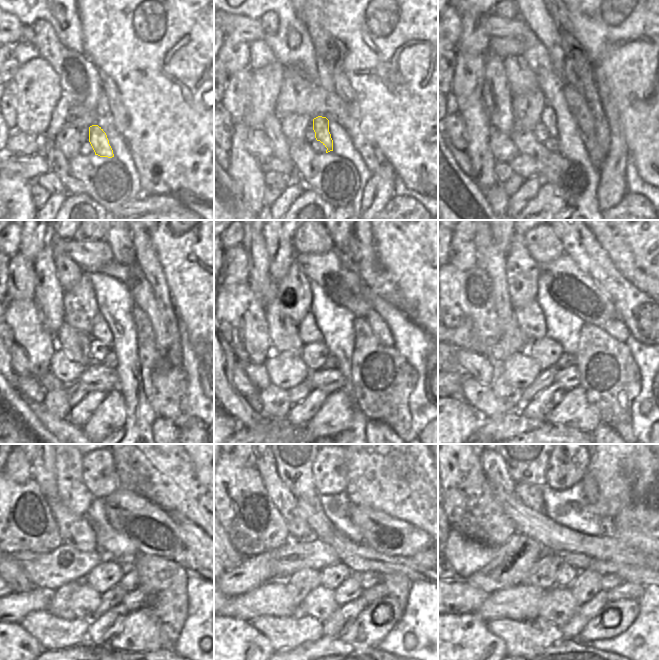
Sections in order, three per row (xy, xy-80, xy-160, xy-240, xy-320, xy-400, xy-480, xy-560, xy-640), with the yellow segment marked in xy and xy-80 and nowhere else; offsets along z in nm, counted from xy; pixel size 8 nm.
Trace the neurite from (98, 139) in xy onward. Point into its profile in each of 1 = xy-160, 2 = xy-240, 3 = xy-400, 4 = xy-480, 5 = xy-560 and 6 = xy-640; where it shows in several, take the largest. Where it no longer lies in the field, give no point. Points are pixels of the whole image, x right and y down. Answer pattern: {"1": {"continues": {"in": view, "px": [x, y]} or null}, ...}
{"1": {"continues": {"in": "xy-160", "px": [547, 117]}}, "2": {"continues": {"in": "xy-240", "px": [100, 331]}}, "3": {"continues": {"in": "xy-400", "px": [530, 319]}}, "4": {"continues": {"in": "xy-480", "px": [75, 530]}}, "5": {"continues": {"in": "xy-560", "px": [299, 529]}}, "6": {"continues": {"in": "xy-640", "px": [494, 467]}}}

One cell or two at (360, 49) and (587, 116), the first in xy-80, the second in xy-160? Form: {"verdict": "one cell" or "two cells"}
{"verdict": "two cells"}

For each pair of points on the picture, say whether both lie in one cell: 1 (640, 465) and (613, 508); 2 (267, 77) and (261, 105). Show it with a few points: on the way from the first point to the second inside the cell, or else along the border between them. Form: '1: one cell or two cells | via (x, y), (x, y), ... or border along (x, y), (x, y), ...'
1: two cells | border along (601, 496), (620, 502), (612, 523)
2: one cell | via (266, 84), (263, 98)

